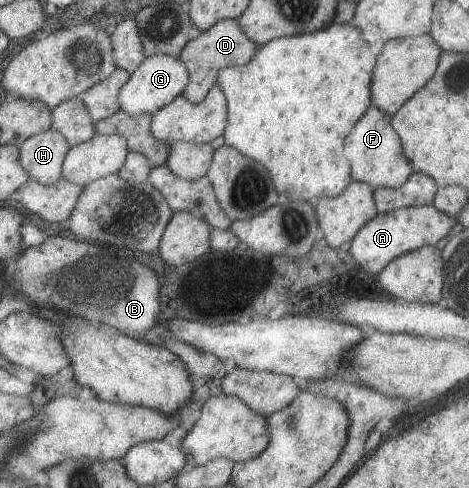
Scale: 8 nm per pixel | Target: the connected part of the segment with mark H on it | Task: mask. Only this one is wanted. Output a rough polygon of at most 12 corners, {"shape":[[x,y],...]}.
{"shape":[[53,128],[20,146],[21,164],[57,184],[72,146]]}

